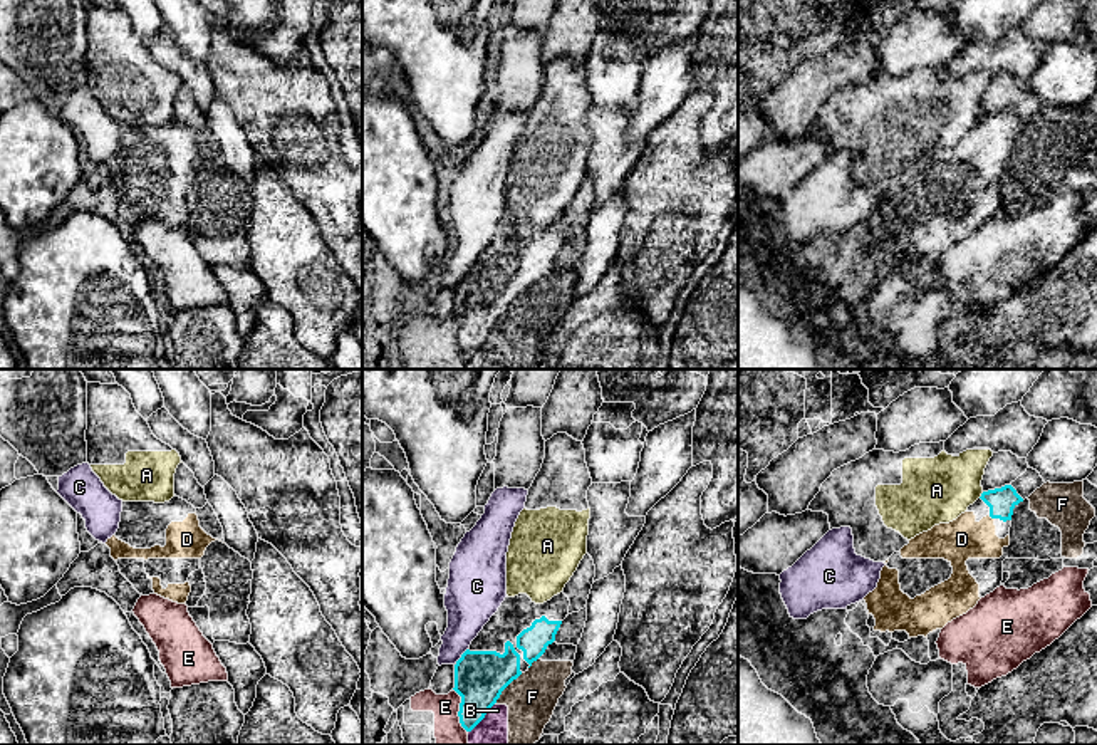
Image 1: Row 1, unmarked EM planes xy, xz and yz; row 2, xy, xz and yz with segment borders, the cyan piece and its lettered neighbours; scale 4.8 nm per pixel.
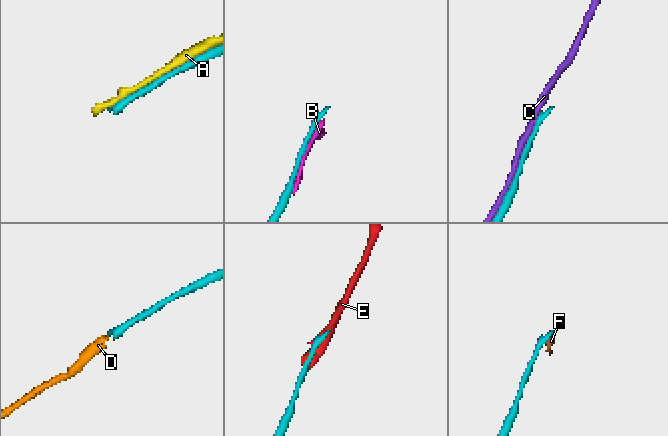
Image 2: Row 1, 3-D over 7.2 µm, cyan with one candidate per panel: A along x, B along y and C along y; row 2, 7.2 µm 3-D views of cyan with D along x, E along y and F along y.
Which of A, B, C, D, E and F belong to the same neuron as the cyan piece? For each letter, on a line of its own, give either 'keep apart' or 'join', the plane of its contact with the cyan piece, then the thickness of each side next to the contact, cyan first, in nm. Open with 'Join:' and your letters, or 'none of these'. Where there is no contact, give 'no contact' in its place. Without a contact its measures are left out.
Join: D
A: keep apart; meets cyan in yz; 130 nm thick on the cyan side, 320 nm on the other
B: keep apart; meets cyan in xz; 260 nm thick on the cyan side, 190 nm on the other
C: keep apart; meets cyan in xz; 260 nm thick on the cyan side, 220 nm on the other
D: join; meets cyan in yz; 130 nm thick on the cyan side, 200 nm on the other
E: keep apart; meets cyan in xz; 260 nm thick on the cyan side, 160 nm on the other
F: keep apart; meets cyan in xz; 260 nm thick on the cyan side, 240 nm on the other

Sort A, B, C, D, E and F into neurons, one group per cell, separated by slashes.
A / B F / C / D / E

